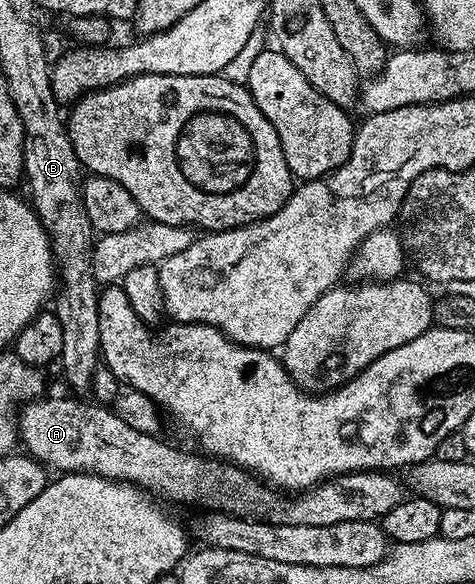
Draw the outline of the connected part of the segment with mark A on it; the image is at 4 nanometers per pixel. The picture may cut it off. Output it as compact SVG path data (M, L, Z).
M39 397L17 412L18 433L21 446L39 463L50 469L55 467L58 473L85 473L127 481L159 496L162 494L163 500L203 503L201 506L206 509L237 513L242 517L254 516L268 523L284 525L336 525L340 521L361 519L378 521L388 513L388 509L396 509L396 505L408 497L408 491L402 488L401 481L393 479L390 476L393 474L385 470L352 471L348 475L336 475L313 489L293 497L283 497L271 490L263 480L233 463L219 461L202 453L193 455L190 451L181 451L165 443L157 434L132 429L109 406L93 407L90 403L81 403L78 397L46 398Z

